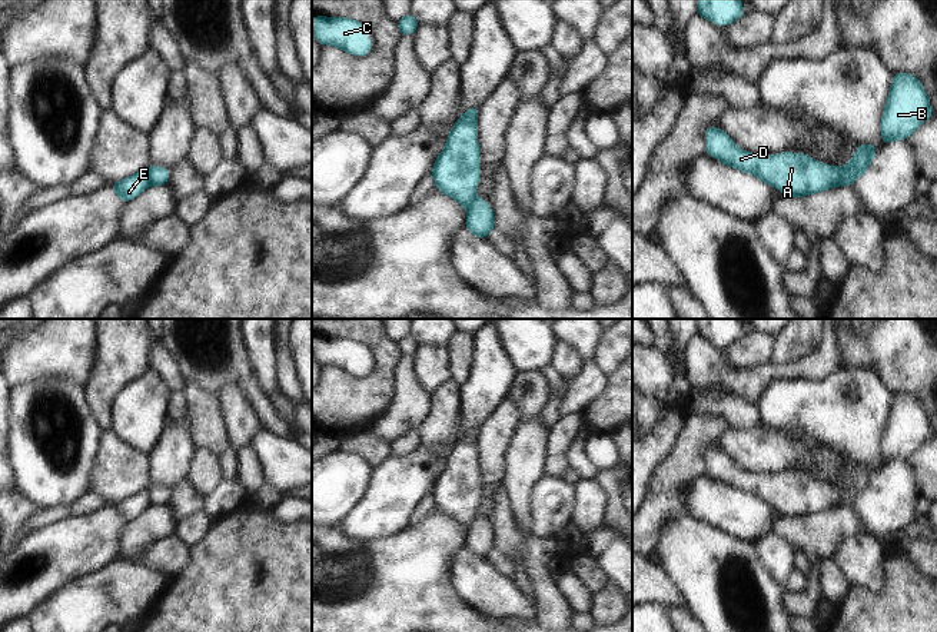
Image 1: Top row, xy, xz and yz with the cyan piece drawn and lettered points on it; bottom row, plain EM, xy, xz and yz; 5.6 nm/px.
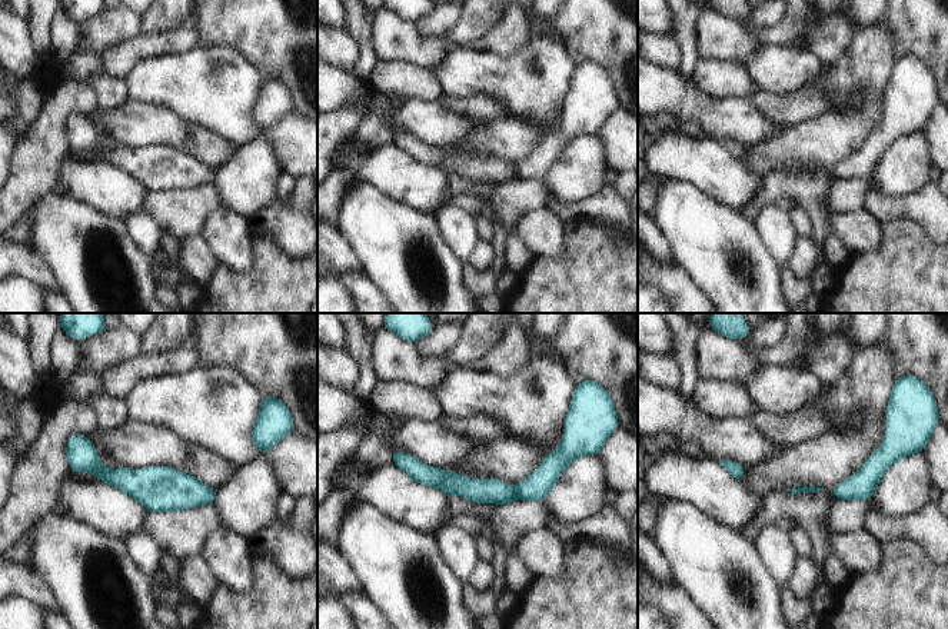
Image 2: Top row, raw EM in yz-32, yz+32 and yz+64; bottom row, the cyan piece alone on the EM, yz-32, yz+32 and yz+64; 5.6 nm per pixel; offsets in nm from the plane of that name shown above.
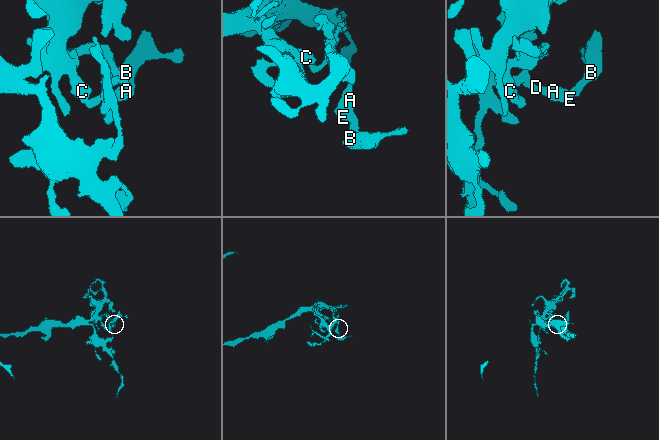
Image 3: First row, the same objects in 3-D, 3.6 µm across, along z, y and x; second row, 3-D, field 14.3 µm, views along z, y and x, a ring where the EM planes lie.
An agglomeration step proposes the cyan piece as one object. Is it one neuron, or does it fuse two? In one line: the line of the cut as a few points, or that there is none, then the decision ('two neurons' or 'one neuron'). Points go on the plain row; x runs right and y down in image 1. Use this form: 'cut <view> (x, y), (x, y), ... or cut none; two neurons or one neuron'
cut yz (837, 488), (841, 505); two neurons

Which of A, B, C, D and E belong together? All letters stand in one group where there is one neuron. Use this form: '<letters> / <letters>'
A C D E / B

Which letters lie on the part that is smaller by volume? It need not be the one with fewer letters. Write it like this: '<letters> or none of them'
B

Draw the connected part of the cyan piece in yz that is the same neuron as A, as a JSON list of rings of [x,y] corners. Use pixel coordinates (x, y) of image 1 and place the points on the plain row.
[[[711,445],[705,449],[705,473],[724,485],[777,508],[784,518],[804,518],[841,506],[838,488],[805,473],[755,475],[740,469],[728,455]]]

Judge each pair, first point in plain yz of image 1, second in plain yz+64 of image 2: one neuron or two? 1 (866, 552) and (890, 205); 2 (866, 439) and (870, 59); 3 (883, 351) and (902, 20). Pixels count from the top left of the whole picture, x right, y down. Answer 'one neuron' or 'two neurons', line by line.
1: two neurons
2: one neuron
3: one neuron

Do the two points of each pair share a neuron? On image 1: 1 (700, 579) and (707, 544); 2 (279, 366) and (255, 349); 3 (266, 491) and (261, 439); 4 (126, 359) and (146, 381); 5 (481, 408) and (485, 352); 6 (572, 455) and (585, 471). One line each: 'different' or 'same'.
1: same
2: different
3: different
4: different
5: same
6: same

